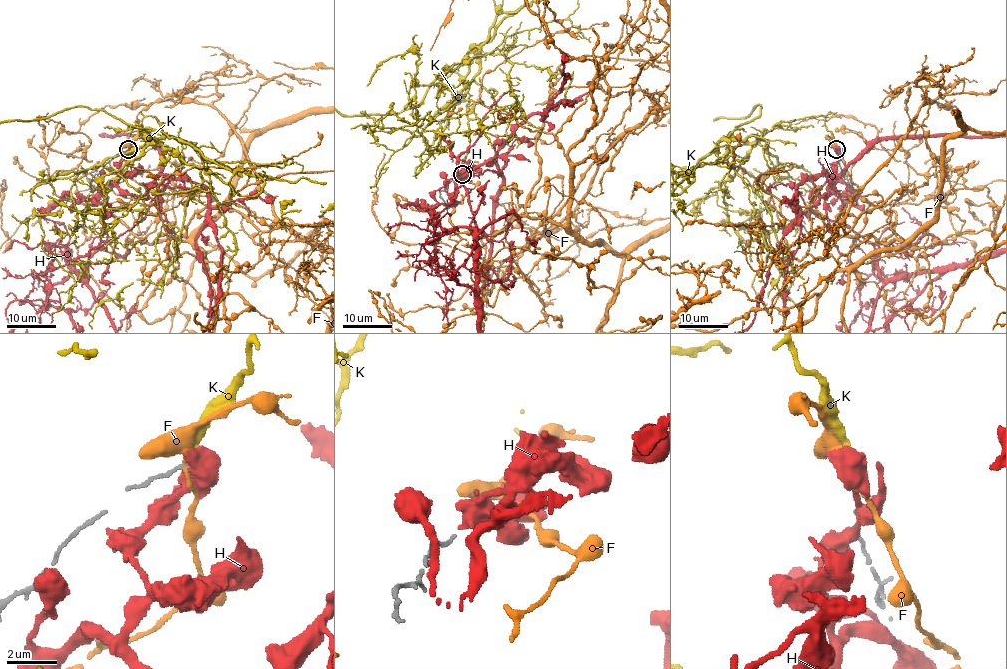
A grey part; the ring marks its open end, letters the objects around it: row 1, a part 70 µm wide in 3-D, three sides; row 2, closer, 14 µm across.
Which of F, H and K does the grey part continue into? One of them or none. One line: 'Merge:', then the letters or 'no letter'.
Merge: K

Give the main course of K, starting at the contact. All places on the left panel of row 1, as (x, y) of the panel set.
K: (128, 149), (153, 116), (163, 137), (263, 188), (242, 196), (152, 143), (105, 174), (103, 208), (46, 195)

